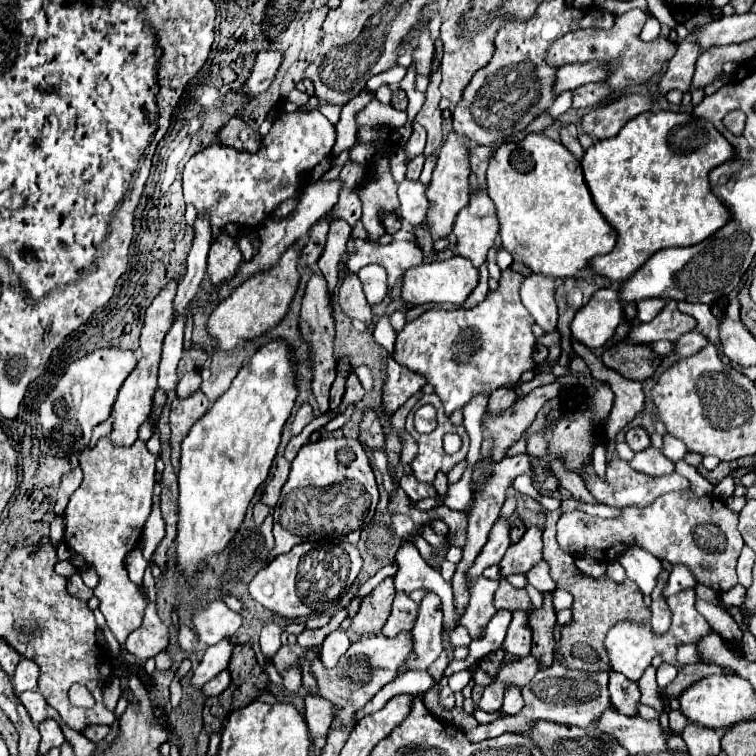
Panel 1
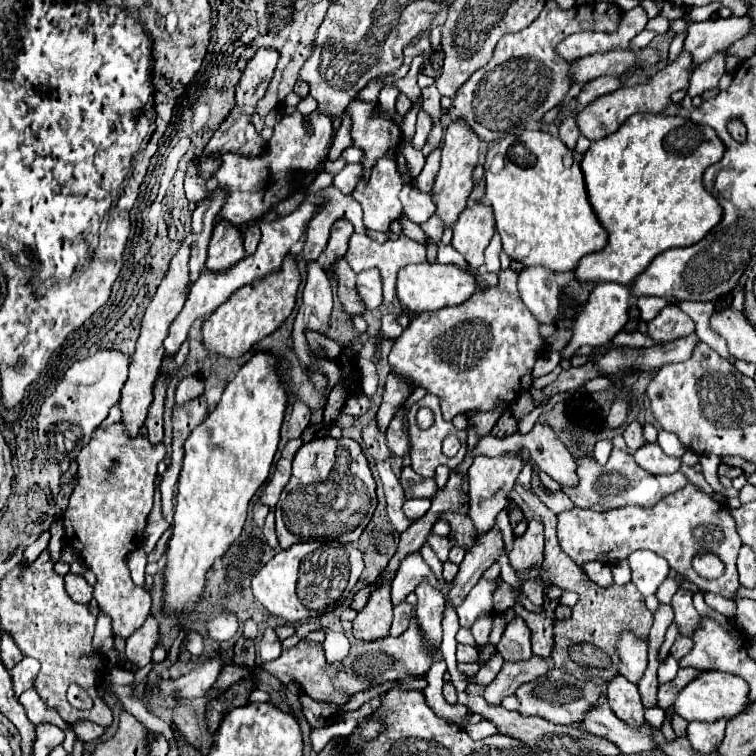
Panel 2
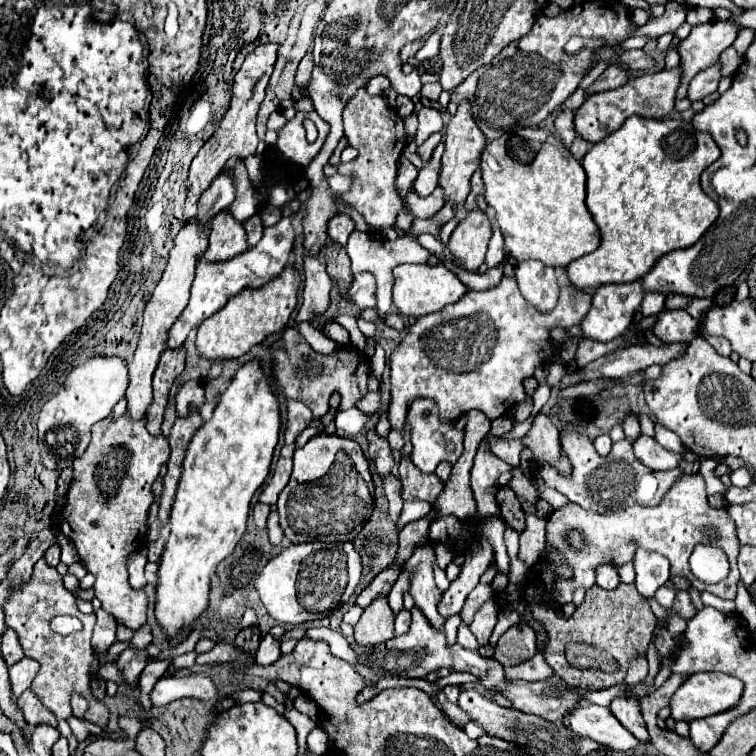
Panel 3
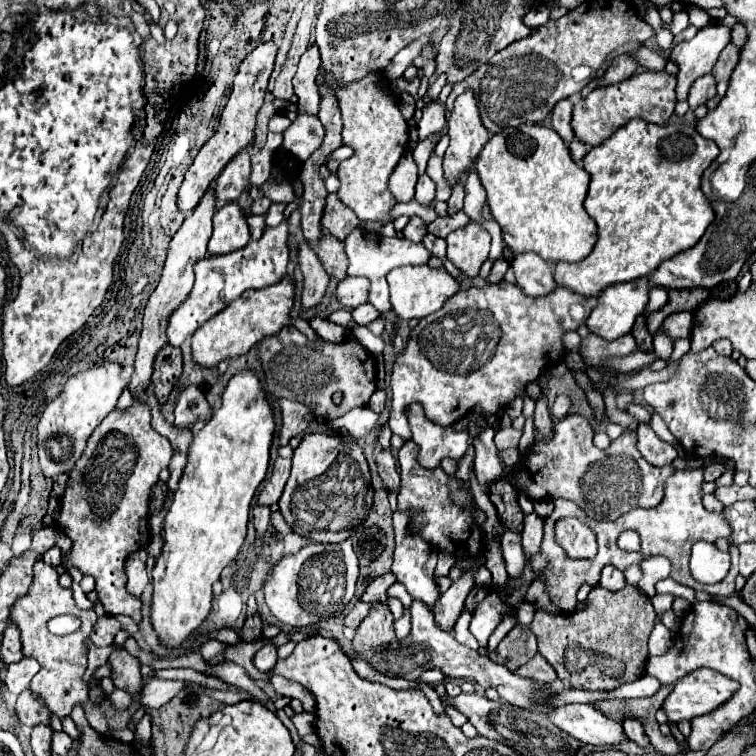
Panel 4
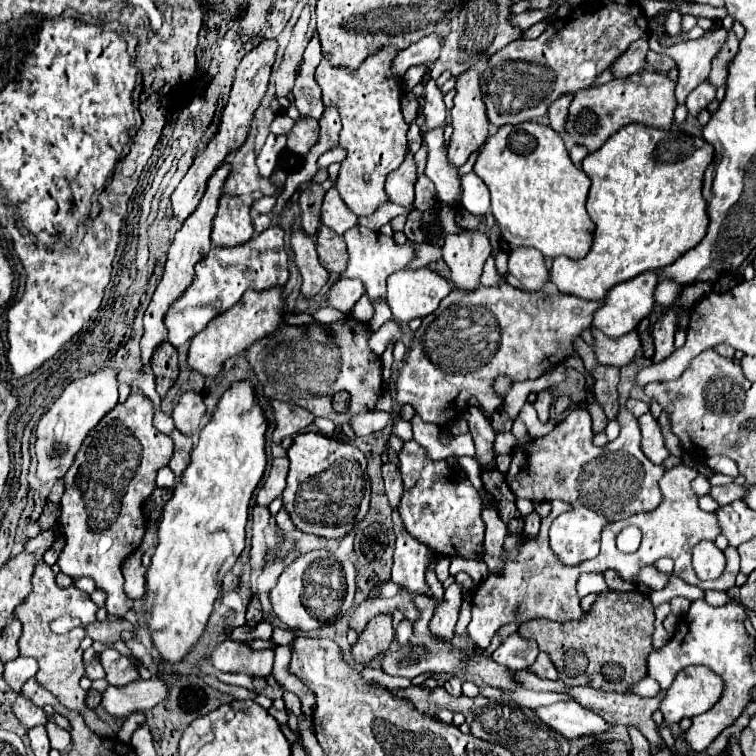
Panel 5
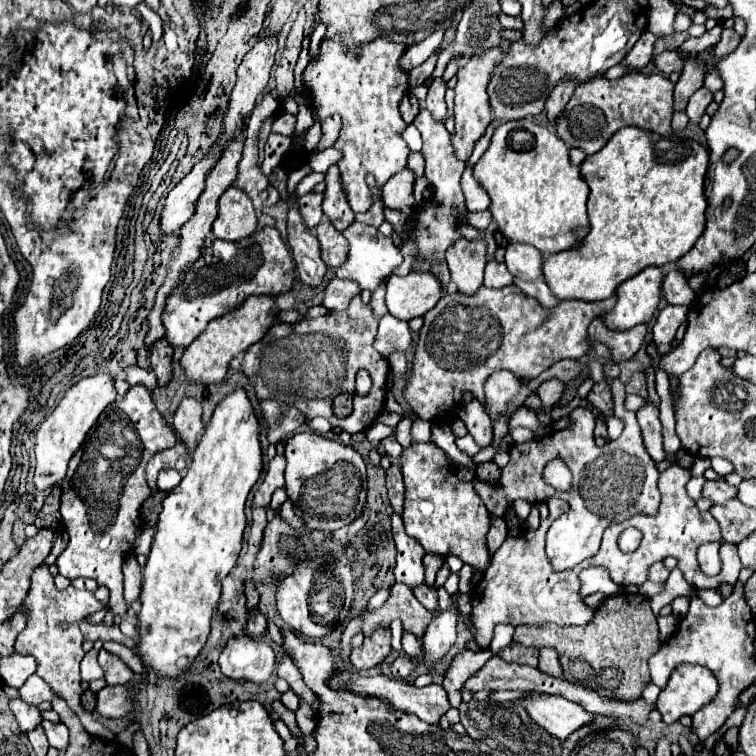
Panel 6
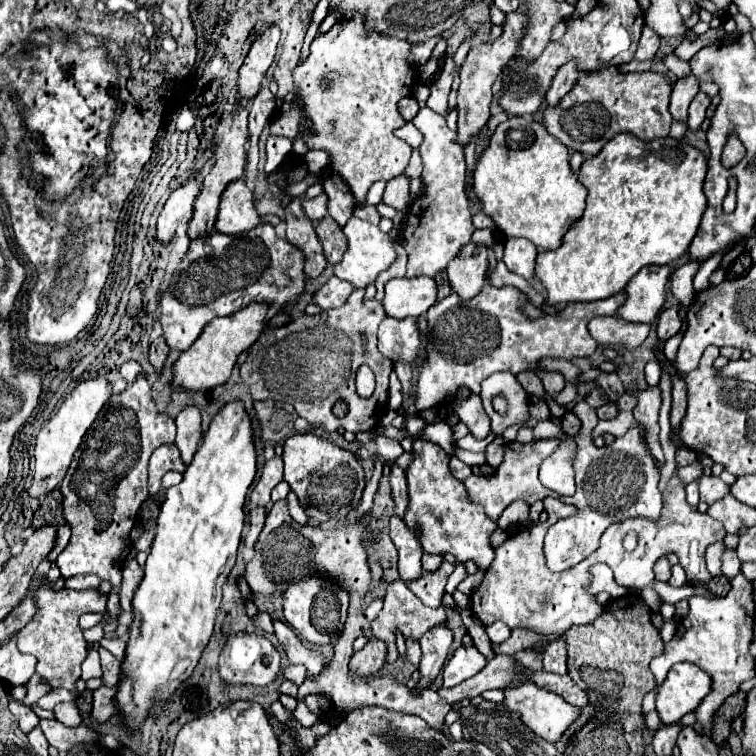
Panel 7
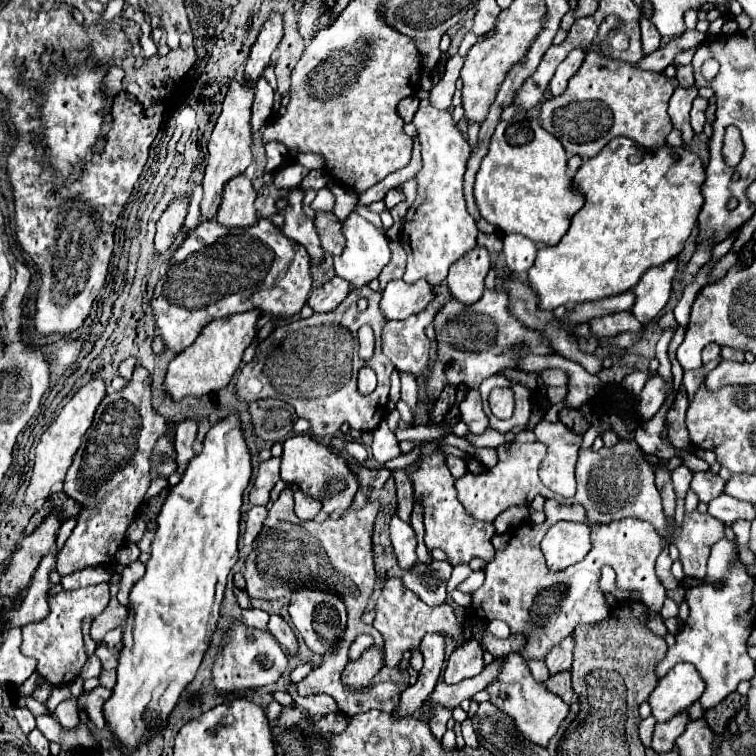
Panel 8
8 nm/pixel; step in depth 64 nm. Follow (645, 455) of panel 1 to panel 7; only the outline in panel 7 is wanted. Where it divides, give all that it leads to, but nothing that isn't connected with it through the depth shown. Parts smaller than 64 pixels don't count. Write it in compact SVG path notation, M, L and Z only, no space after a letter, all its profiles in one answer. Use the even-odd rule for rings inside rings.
M646 386L638 394L638 404L634 408L634 418L646 428L646 442L650 448L650 454L664 464L664 452L658 442L658 410L660 410L662 398L660 398L660 388L658 386Z

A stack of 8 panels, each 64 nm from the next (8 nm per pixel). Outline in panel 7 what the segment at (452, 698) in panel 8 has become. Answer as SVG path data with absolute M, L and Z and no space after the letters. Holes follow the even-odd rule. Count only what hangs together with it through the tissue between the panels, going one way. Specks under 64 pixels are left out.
M498 654L470 680L464 680L462 684L458 684L454 688L440 686L438 696L442 700L446 700L448 704L456 704L456 702L462 702L464 698L472 700L474 696L482 694L484 690L506 688L508 684L516 684L522 676L524 674L518 674L518 664L514 662L512 656Z

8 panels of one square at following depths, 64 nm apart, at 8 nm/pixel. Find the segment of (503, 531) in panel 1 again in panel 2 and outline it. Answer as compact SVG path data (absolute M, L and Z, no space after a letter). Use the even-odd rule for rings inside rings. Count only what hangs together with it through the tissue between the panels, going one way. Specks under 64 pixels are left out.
M494 526L490 532L476 538L474 546L466 552L464 562L460 564L460 572L456 574L454 582L448 590L448 604L458 608L468 592L476 586L476 582L482 578L482 574L498 560L498 556L504 552L504 542L500 530Z

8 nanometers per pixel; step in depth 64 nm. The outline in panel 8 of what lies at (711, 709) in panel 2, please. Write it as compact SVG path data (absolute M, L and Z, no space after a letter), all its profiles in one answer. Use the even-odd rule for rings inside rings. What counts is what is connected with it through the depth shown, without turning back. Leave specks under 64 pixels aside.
M680 662L664 678L658 680L658 686L650 694L648 702L652 716L658 722L666 722L674 714L686 710L692 702L696 702L702 692L704 680L698 676L696 668L688 662Z

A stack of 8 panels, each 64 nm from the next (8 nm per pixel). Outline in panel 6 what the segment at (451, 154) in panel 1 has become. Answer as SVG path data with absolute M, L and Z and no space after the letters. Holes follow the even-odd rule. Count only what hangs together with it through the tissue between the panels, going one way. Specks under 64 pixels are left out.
M500 42L488 50L482 52L482 56L472 56L468 58L466 66L462 66L458 70L458 84L456 84L456 106L454 106L454 120L456 120L456 132L452 136L452 144L454 150L458 152L460 160L468 160L468 156L472 154L472 148L476 144L476 140L484 134L484 130L488 128L490 120L492 120L492 112L490 112L490 102L488 102L488 82L492 78L492 70L496 68L496 62L502 60L502 56L506 56L510 48L510 42Z

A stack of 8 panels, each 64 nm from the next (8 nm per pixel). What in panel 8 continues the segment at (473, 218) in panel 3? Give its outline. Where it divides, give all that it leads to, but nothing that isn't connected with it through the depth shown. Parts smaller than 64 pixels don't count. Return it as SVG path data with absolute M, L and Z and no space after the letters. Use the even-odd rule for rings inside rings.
M476 246L474 252L468 252L458 264L450 266L448 288L452 298L464 306L472 306L484 294L484 278L490 272L490 254L486 248Z

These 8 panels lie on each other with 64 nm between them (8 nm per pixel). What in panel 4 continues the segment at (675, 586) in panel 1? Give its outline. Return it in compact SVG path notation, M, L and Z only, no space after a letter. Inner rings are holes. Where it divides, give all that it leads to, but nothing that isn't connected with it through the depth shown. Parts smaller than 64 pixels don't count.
M656 594L652 598L652 604L654 604L654 610L656 610L656 620L658 622L660 622L660 616L672 608L672 600L674 600L672 594Z

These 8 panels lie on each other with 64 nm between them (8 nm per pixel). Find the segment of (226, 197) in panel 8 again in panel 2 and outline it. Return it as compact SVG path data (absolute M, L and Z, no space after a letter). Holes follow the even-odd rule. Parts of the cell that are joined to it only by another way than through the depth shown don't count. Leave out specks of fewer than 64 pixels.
M228 220L216 222L210 244L208 244L206 266L214 270L230 268L230 264L238 262L244 256L246 252L244 252L244 240L242 240L240 230Z

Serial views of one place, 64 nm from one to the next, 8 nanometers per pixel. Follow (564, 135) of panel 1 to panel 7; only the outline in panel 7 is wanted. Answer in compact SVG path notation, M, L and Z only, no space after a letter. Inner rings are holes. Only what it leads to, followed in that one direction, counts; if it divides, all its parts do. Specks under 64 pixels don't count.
M574 60L566 62L564 66L560 66L558 72L556 72L556 76L554 76L554 80L552 80L550 90L546 92L546 102L548 102L550 106L558 104L558 100L560 100L566 92L572 90L578 74L580 74L580 72L578 72L578 64L576 64Z

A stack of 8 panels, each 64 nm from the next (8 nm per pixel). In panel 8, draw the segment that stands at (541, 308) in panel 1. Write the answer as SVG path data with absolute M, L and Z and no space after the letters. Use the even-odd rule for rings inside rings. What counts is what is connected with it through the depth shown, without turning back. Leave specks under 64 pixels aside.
M506 234L504 236L504 250L502 252L506 256L508 268L518 274L528 272L528 268L534 264L536 250L538 250L536 244L522 234Z

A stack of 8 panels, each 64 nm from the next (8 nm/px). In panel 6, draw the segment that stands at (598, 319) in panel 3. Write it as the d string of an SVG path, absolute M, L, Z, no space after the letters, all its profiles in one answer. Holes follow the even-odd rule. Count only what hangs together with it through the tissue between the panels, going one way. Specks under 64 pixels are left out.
M648 266L634 278L618 286L616 306L602 318L614 330L628 330L636 324L650 322L662 300L662 268Z

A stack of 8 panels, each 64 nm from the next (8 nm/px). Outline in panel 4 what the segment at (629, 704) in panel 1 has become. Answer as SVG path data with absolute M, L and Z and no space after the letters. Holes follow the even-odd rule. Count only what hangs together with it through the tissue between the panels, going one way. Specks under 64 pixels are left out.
M626 718L624 720L624 732L626 732L626 736L634 742L634 744L638 744L640 748L648 748L650 746L650 742L648 742L648 736L644 734L644 730L642 730L642 724L638 722L638 720L634 720L634 718Z

